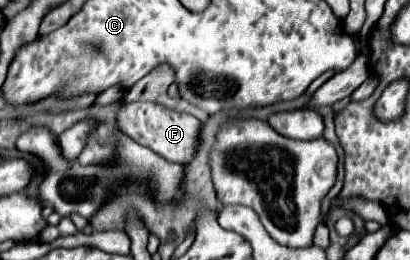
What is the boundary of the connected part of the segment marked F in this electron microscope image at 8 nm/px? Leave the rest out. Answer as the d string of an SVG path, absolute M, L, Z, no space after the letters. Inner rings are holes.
M134 102L134 104L126 104L118 112L118 122L120 122L120 128L126 136L130 136L134 142L138 142L142 146L148 146L150 150L154 150L168 162L184 164L196 152L200 120L190 114L174 112L174 110L168 110L168 108L154 104L154 102Z

